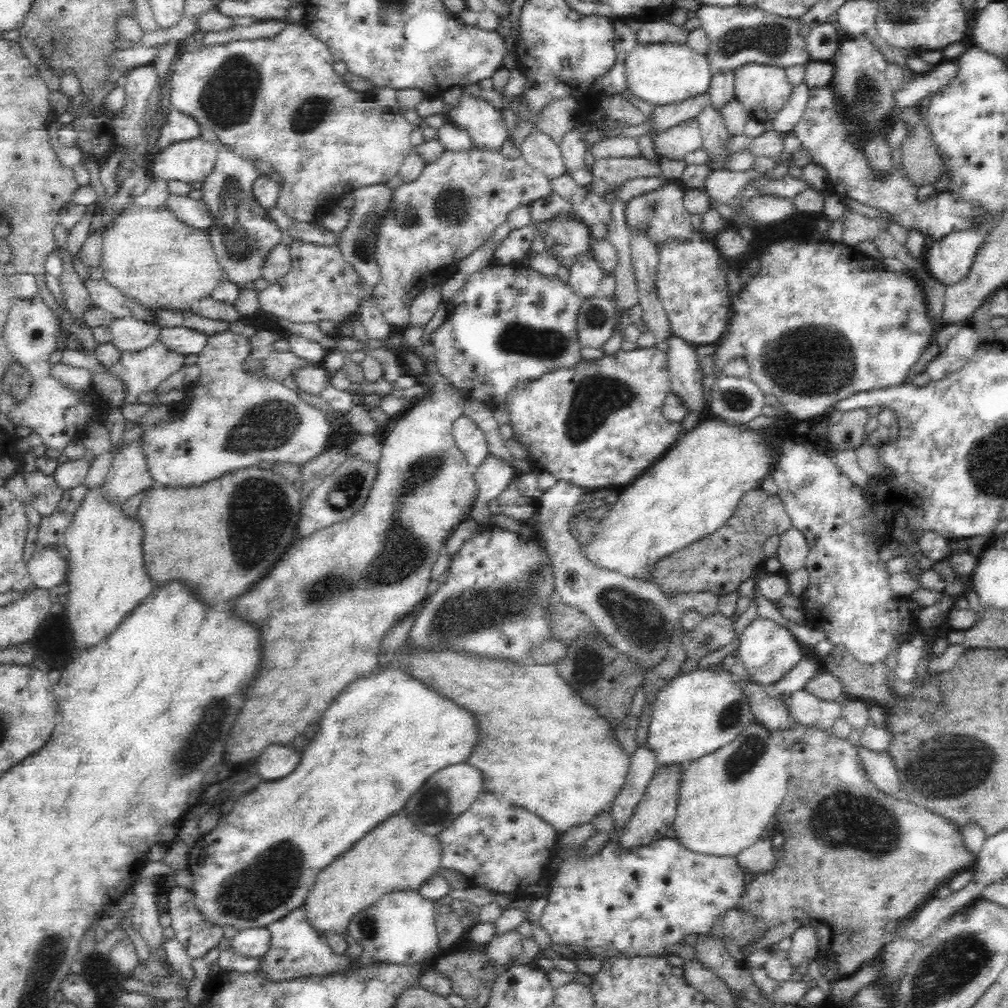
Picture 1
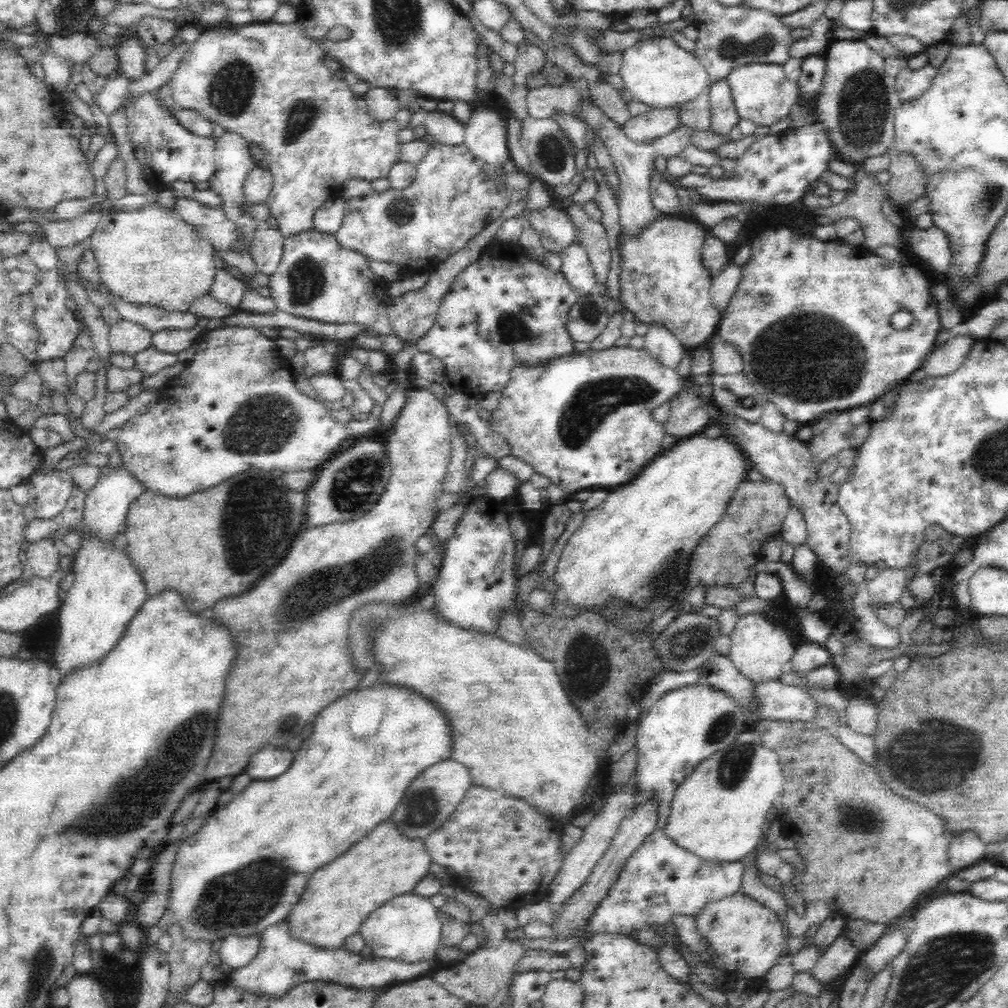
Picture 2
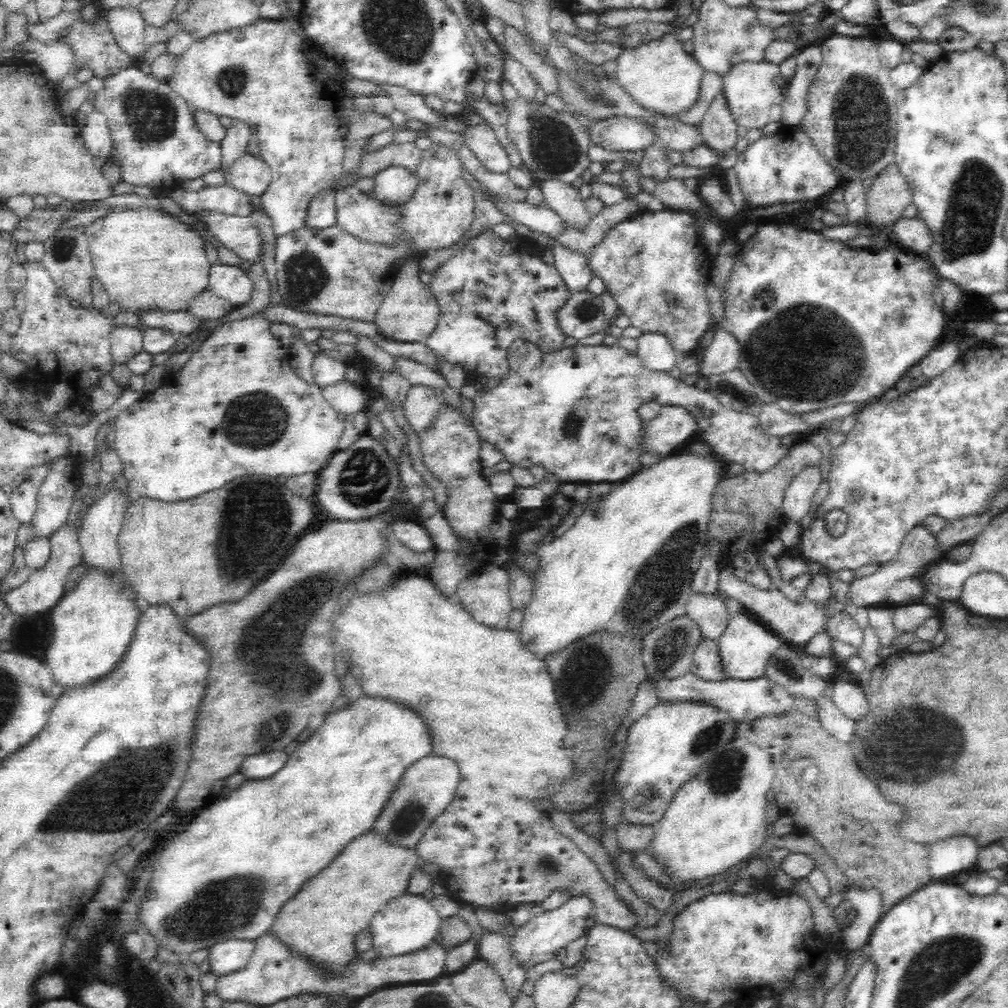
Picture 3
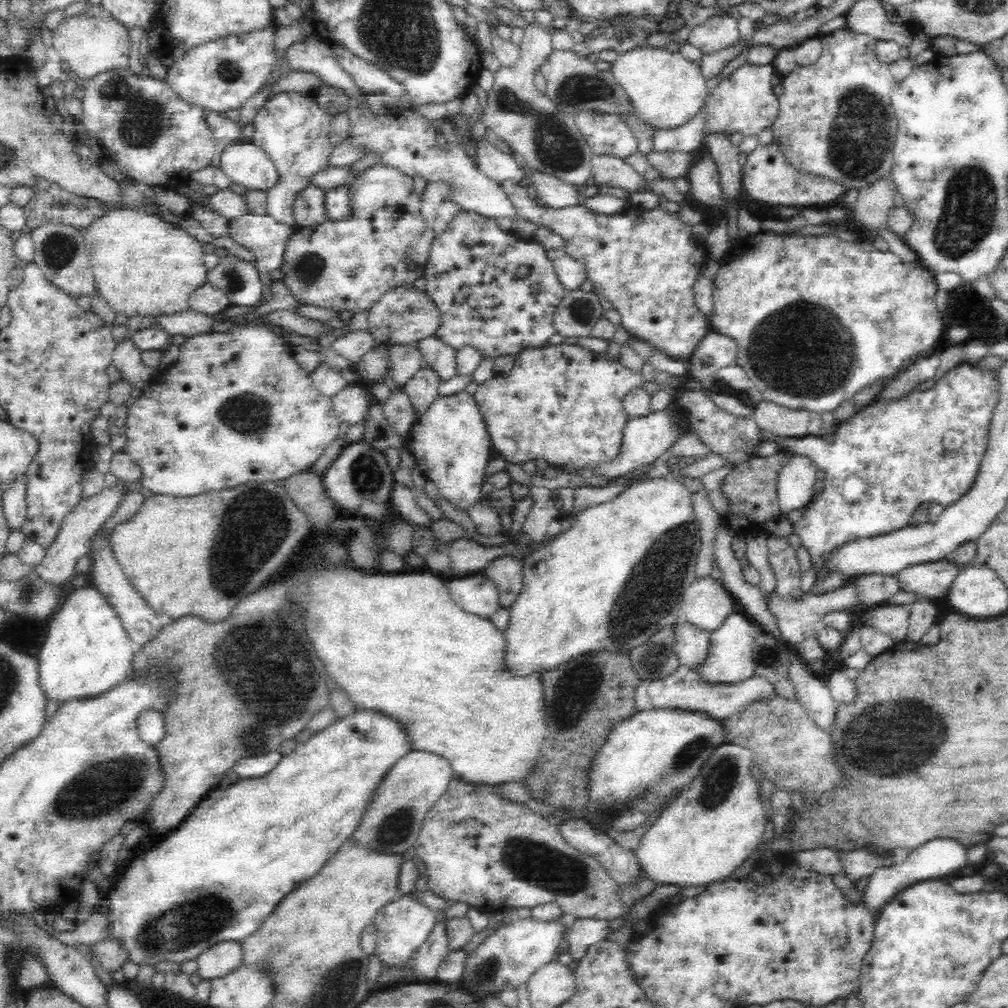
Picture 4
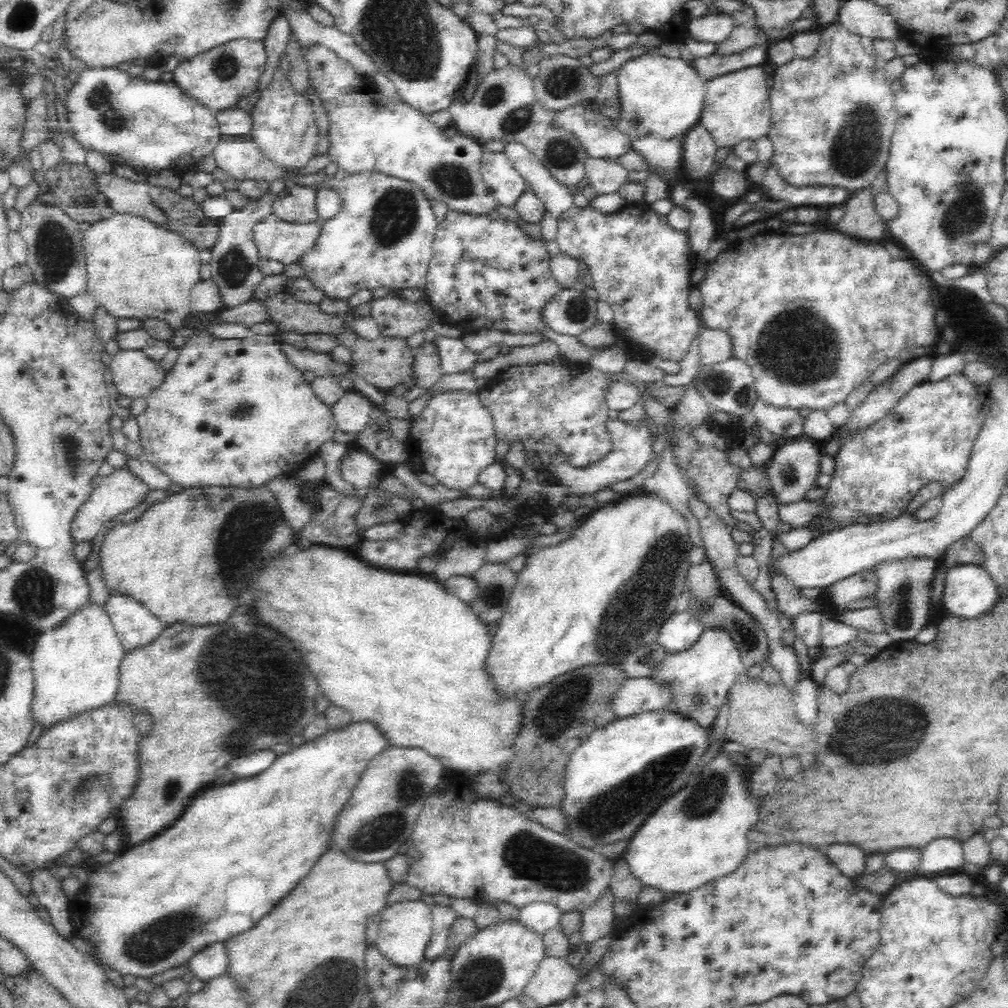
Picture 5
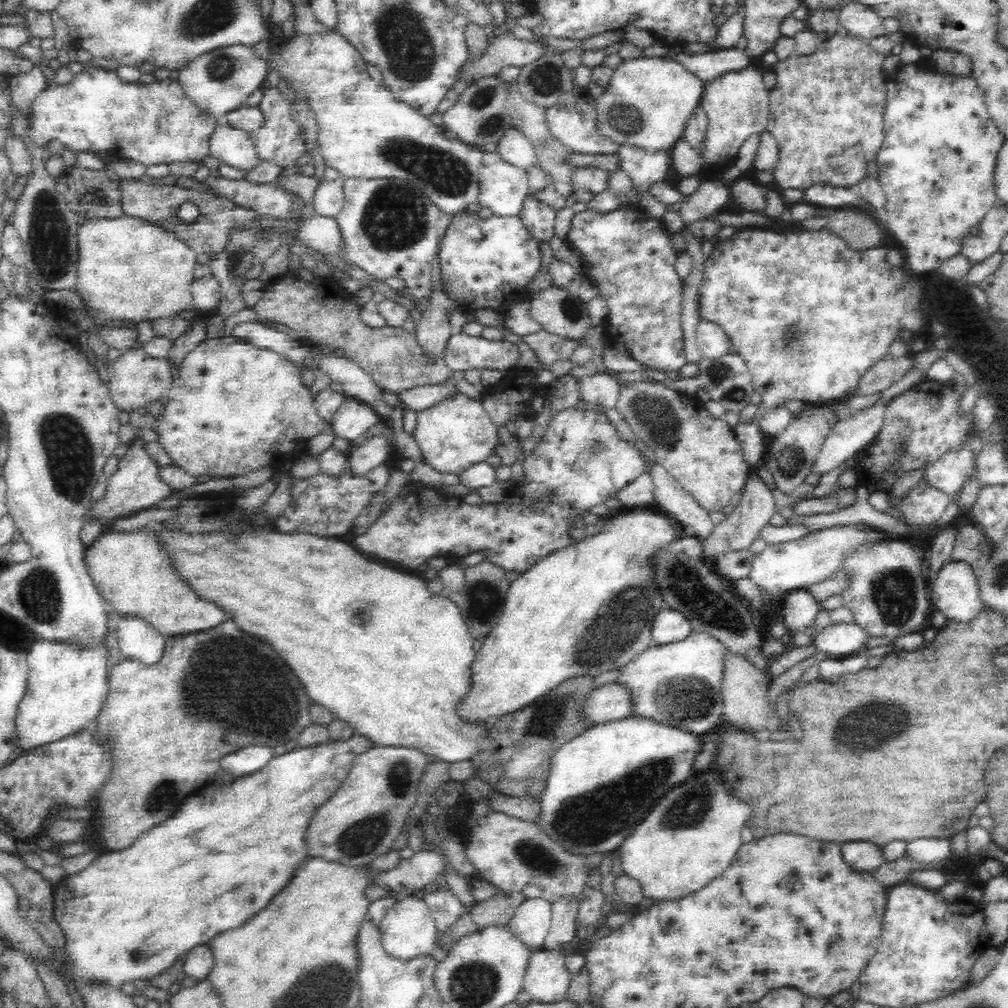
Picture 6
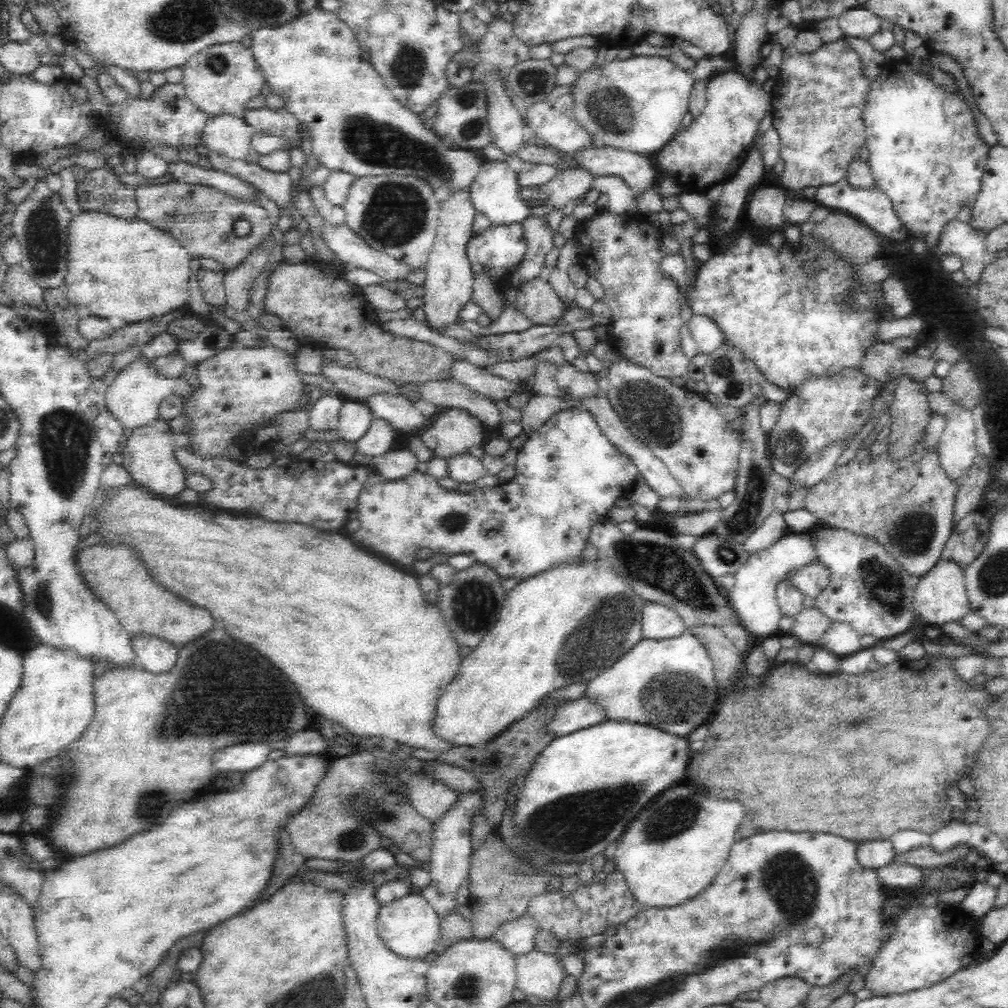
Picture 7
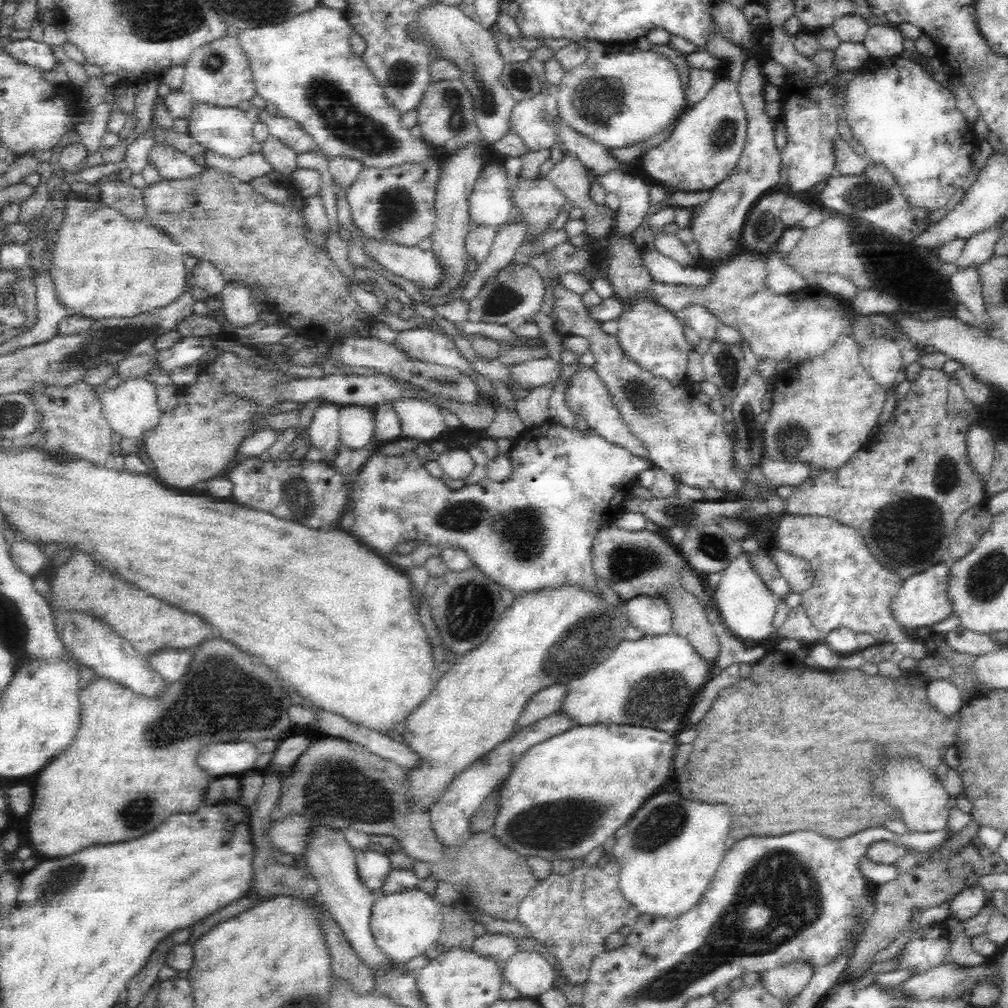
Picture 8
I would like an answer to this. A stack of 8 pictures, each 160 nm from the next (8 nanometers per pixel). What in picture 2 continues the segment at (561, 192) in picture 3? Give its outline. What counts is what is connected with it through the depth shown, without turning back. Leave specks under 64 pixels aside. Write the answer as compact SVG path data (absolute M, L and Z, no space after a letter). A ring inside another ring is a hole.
M556 193L557 198L560 209L572 222L575 242L584 247L590 259L596 281L595 286L605 284L611 266L610 248L604 226L600 221L592 220L580 202L574 202L574 200L569 200L568 196Z

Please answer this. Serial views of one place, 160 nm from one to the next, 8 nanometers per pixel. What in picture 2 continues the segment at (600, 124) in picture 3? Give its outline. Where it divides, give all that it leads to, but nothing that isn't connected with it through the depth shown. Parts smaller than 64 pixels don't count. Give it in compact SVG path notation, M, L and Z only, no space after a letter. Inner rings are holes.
M649 109L648 112L645 112L641 115L628 116L624 123L618 124L620 131L632 142L637 144L654 144L656 140L664 138L670 134L670 132L675 131L680 127L678 123L678 117L676 117L676 109Z

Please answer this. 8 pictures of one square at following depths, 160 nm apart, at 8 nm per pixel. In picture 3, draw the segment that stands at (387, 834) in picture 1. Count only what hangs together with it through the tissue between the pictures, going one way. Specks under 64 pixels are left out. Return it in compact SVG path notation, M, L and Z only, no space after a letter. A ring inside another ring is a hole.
M368 832L350 840L344 850L330 862L322 872L306 882L294 896L288 898L280 906L276 918L272 920L266 936L274 937L279 945L286 946L291 954L303 958L315 970L316 978L328 986L330 982L346 982L351 972L351 966L359 960L359 953L355 946L355 938L361 930L369 928L372 917L390 899L406 893L406 884L410 878L412 868L416 866L417 852L386 844L376 833Z

